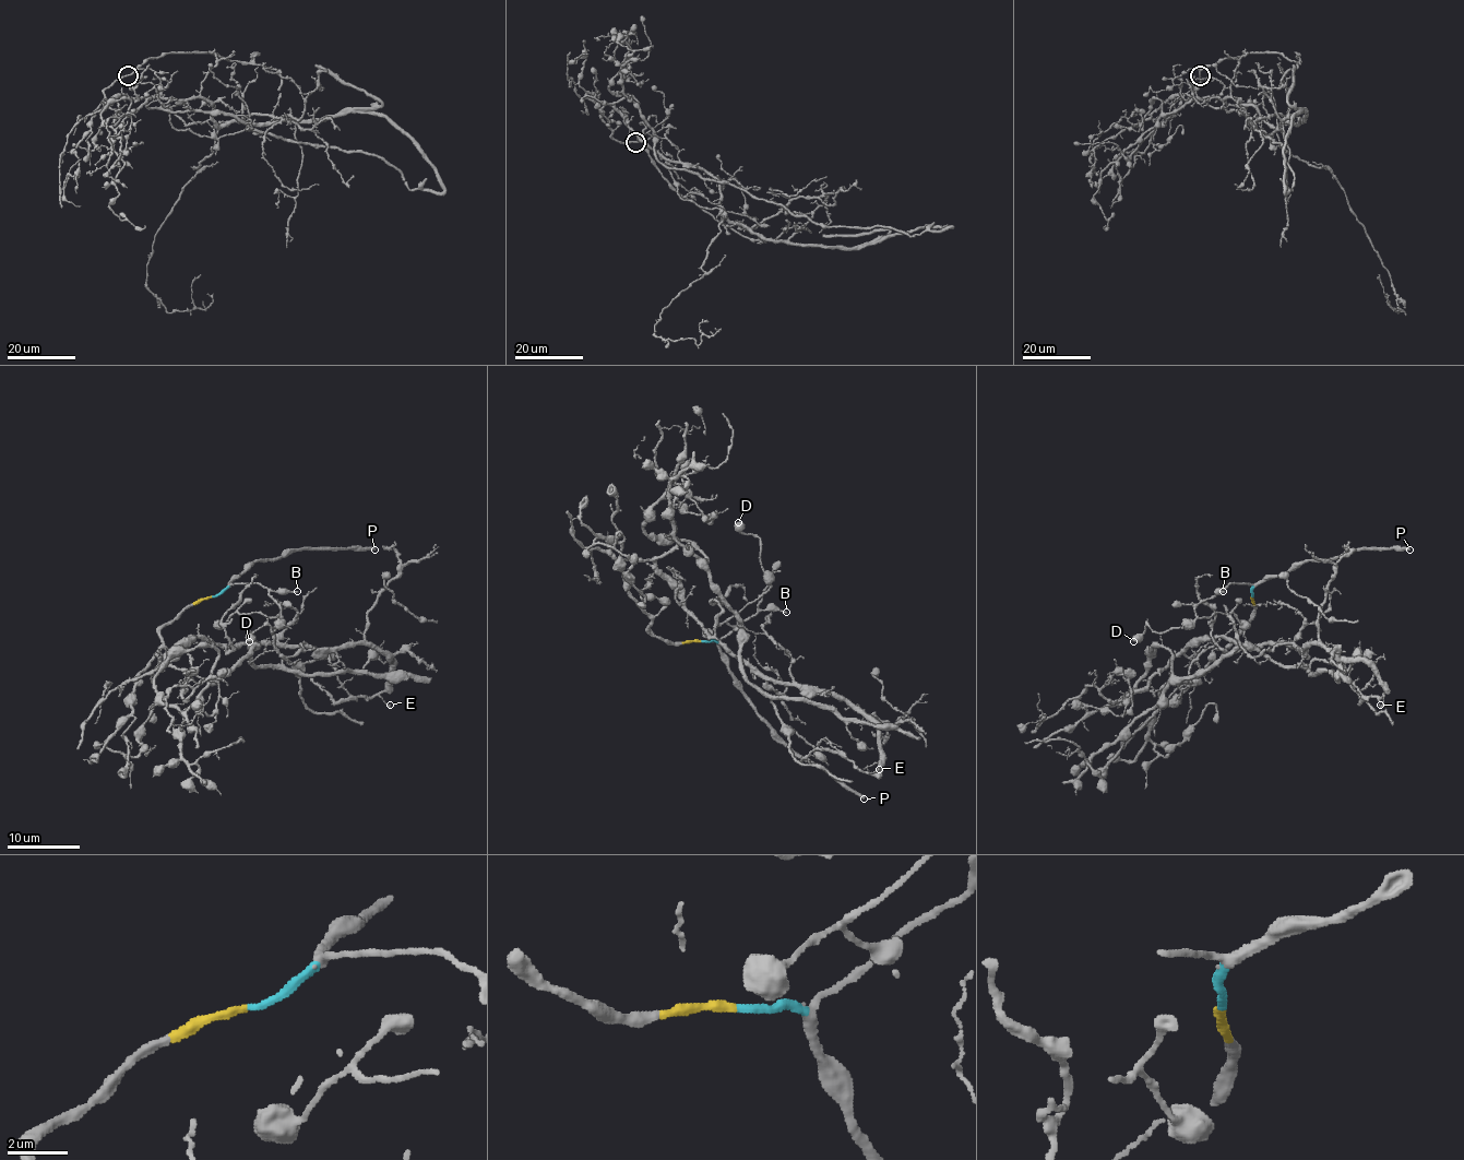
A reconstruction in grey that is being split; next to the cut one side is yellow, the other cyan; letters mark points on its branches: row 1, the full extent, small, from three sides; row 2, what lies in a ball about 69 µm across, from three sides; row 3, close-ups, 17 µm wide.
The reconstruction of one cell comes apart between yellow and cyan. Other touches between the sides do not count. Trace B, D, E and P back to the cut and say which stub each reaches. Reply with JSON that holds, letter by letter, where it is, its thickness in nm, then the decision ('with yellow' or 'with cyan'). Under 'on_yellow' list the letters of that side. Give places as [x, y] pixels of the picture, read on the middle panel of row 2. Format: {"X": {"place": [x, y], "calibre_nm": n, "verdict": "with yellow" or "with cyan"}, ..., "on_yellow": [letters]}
{"B": {"place": [786, 612], "calibre_nm": 160, "verdict": "with cyan"}, "D": {"place": [738, 522], "calibre_nm": 650, "verdict": "with cyan"}, "E": {"place": [879, 769], "calibre_nm": 140, "verdict": "with yellow"}, "P": {"place": [864, 799], "calibre_nm": 320, "verdict": "with cyan"}, "on_yellow": ["E"]}

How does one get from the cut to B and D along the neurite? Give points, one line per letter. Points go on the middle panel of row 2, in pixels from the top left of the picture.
B: (701, 641), (725, 638), (761, 611), (786, 613)
D: (701, 641), (725, 638), (750, 618), (770, 586), (768, 575), (761, 567), (761, 540), (746, 534), (737, 522)

